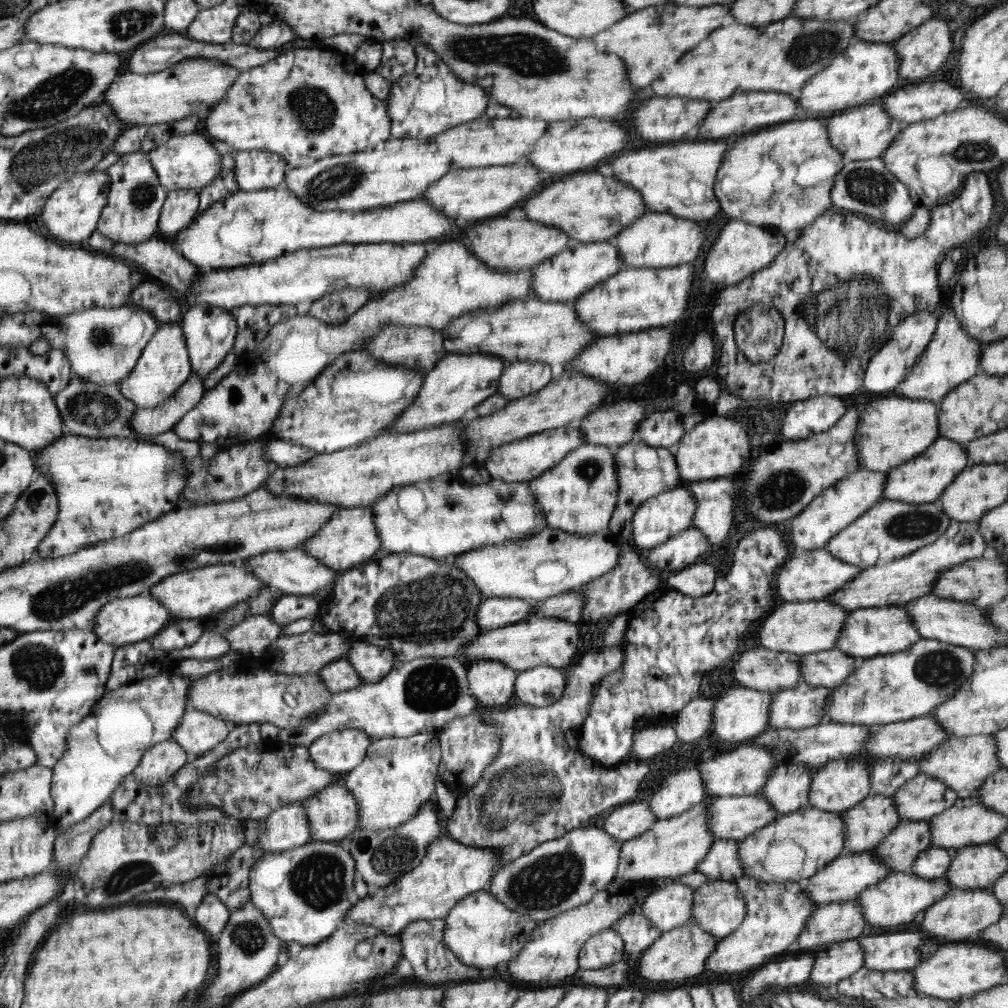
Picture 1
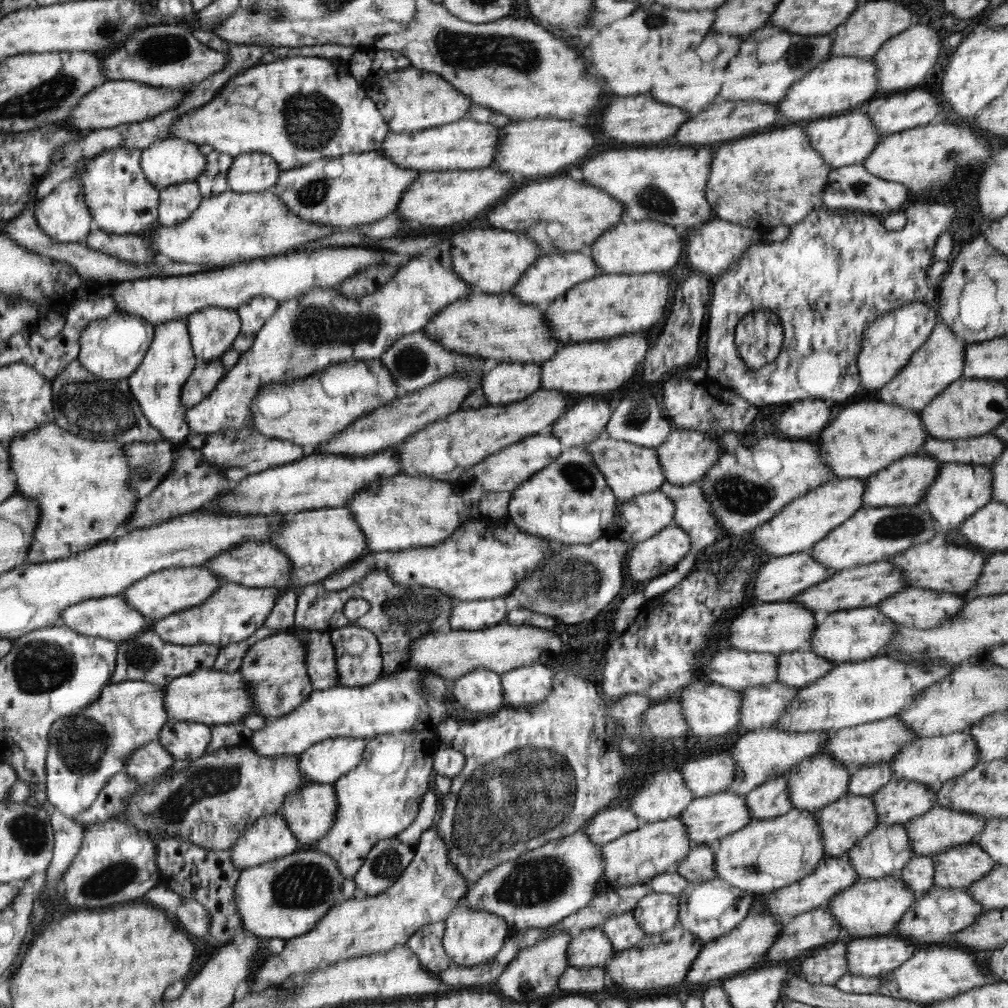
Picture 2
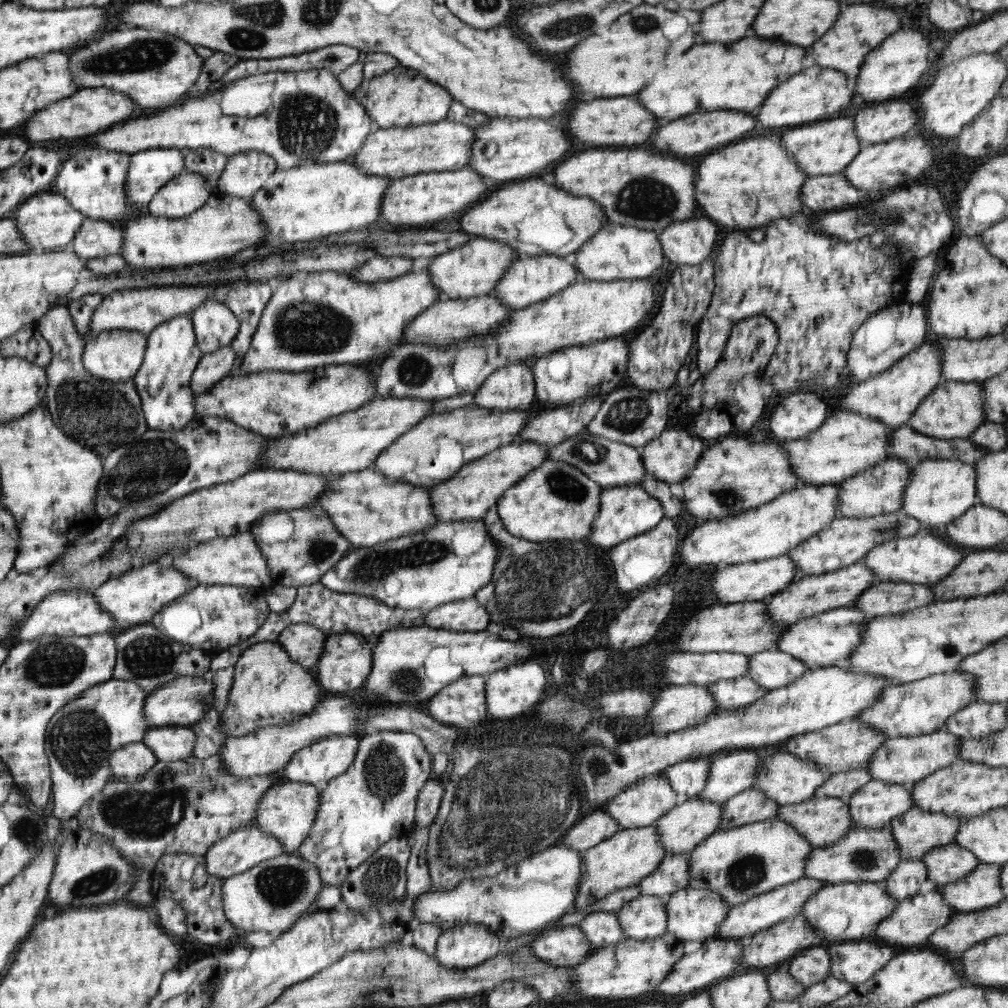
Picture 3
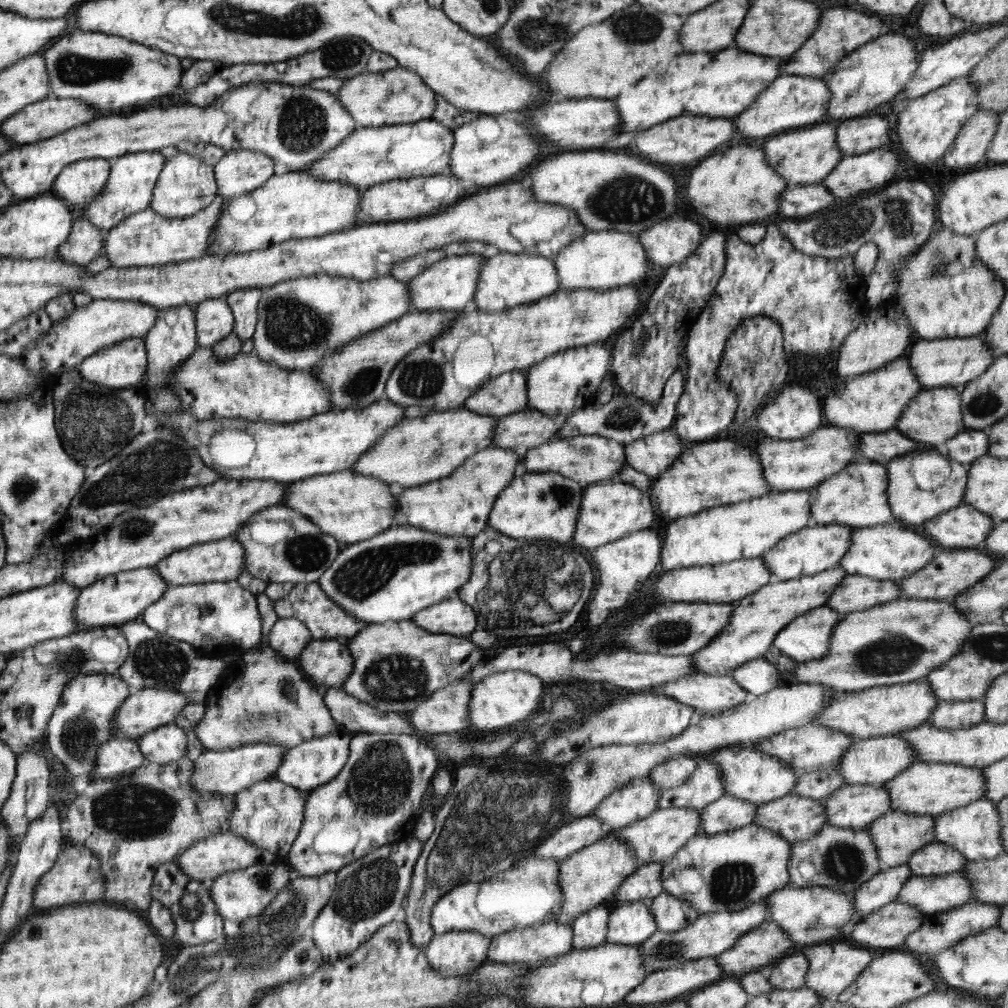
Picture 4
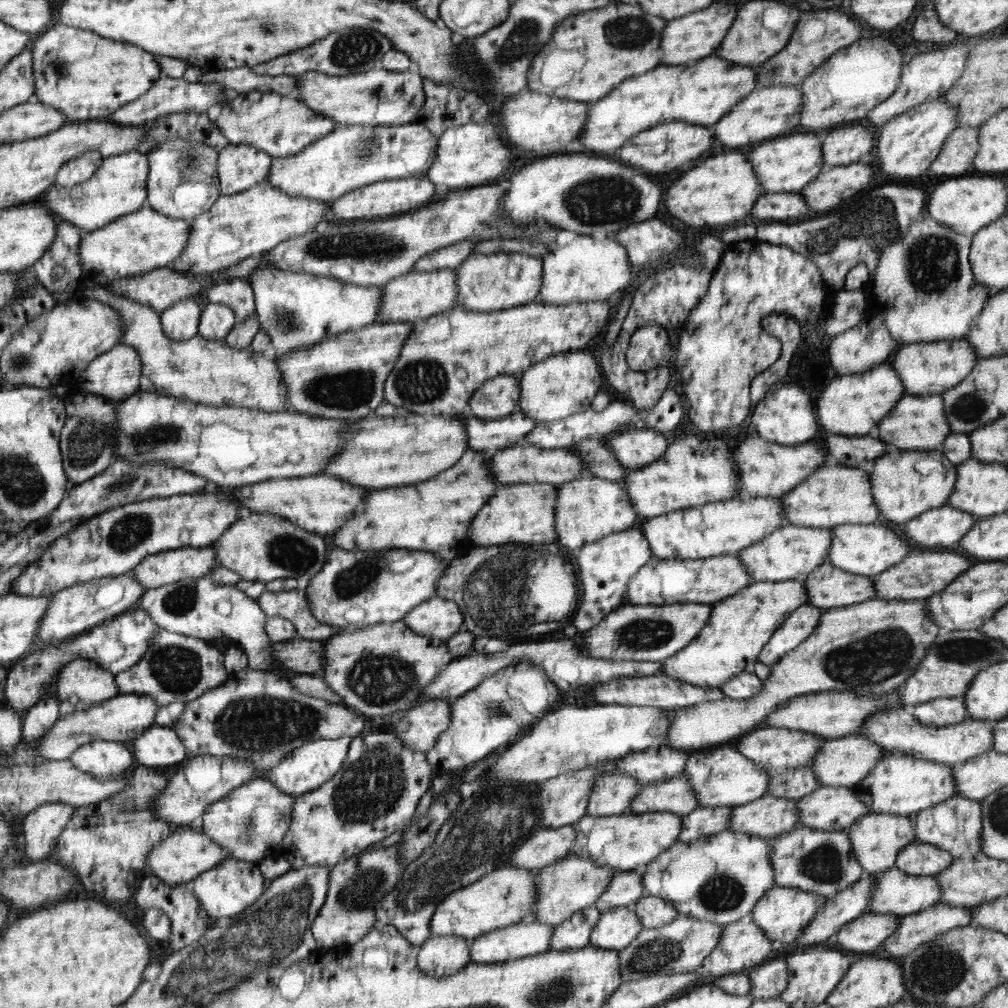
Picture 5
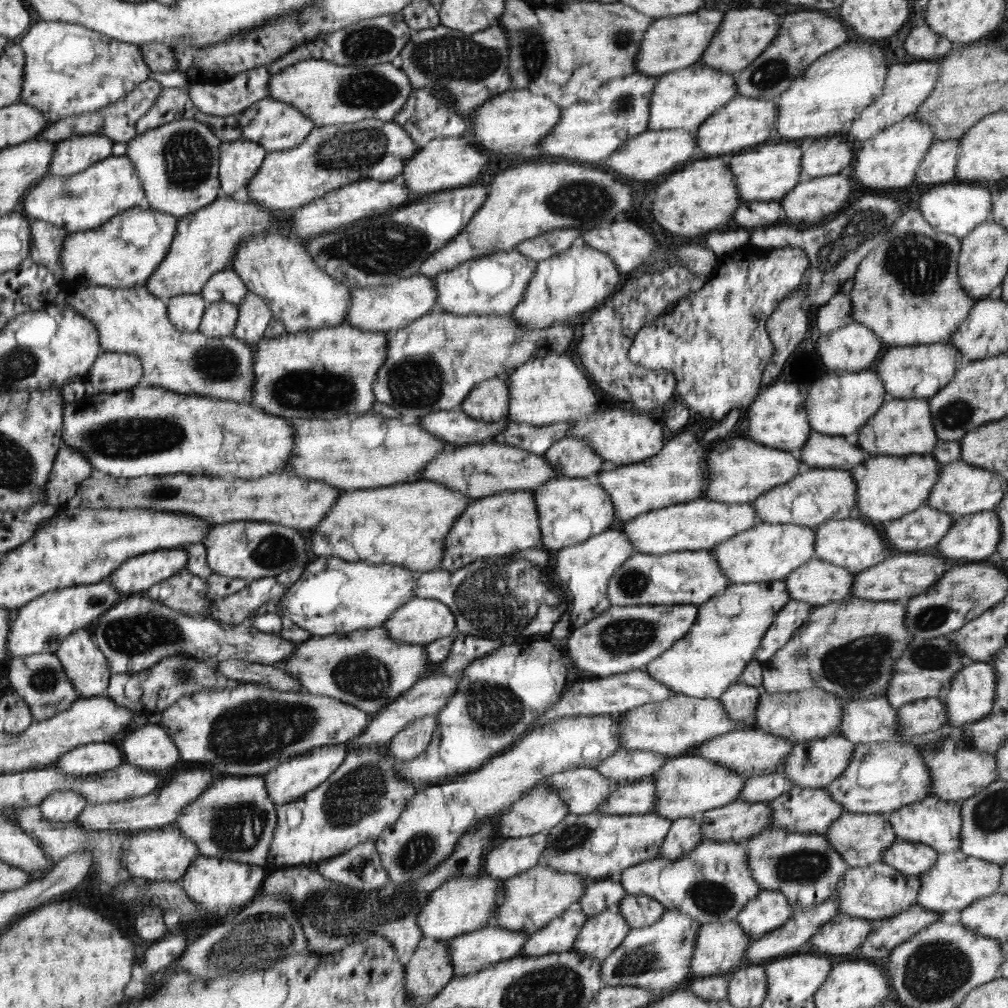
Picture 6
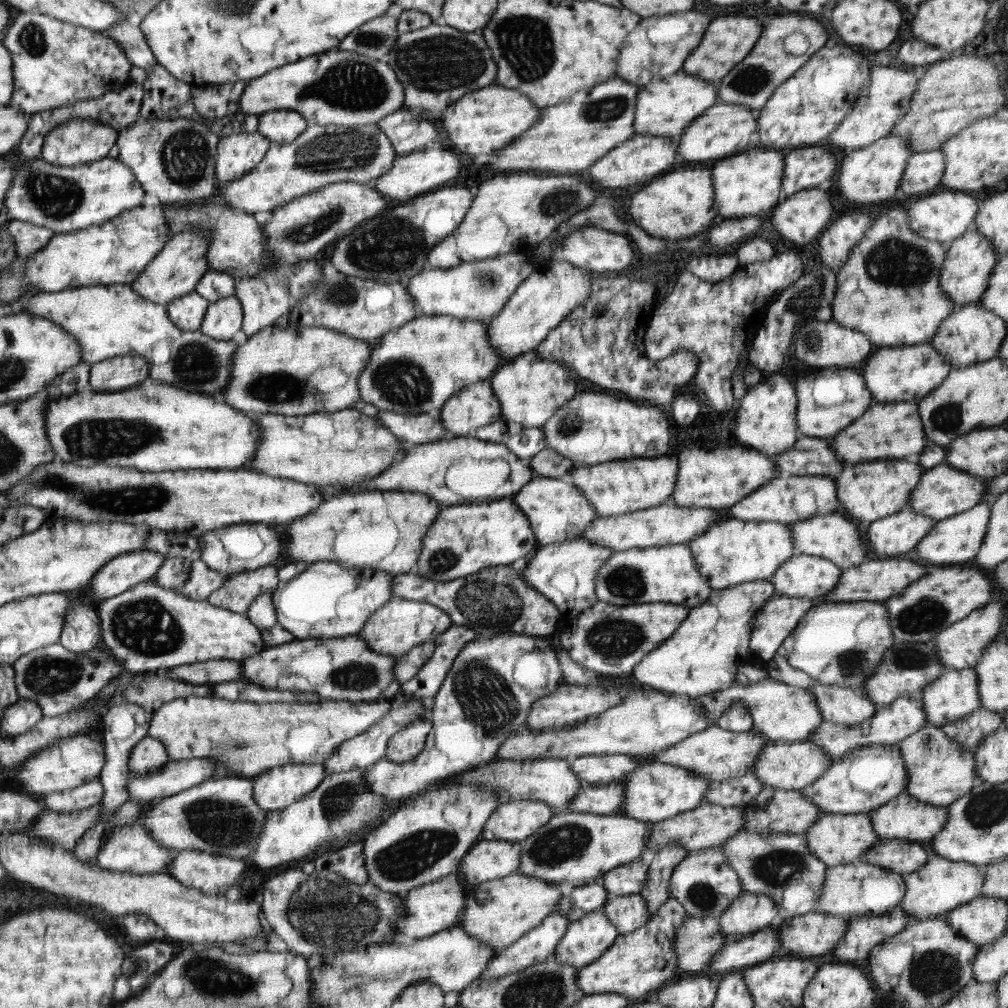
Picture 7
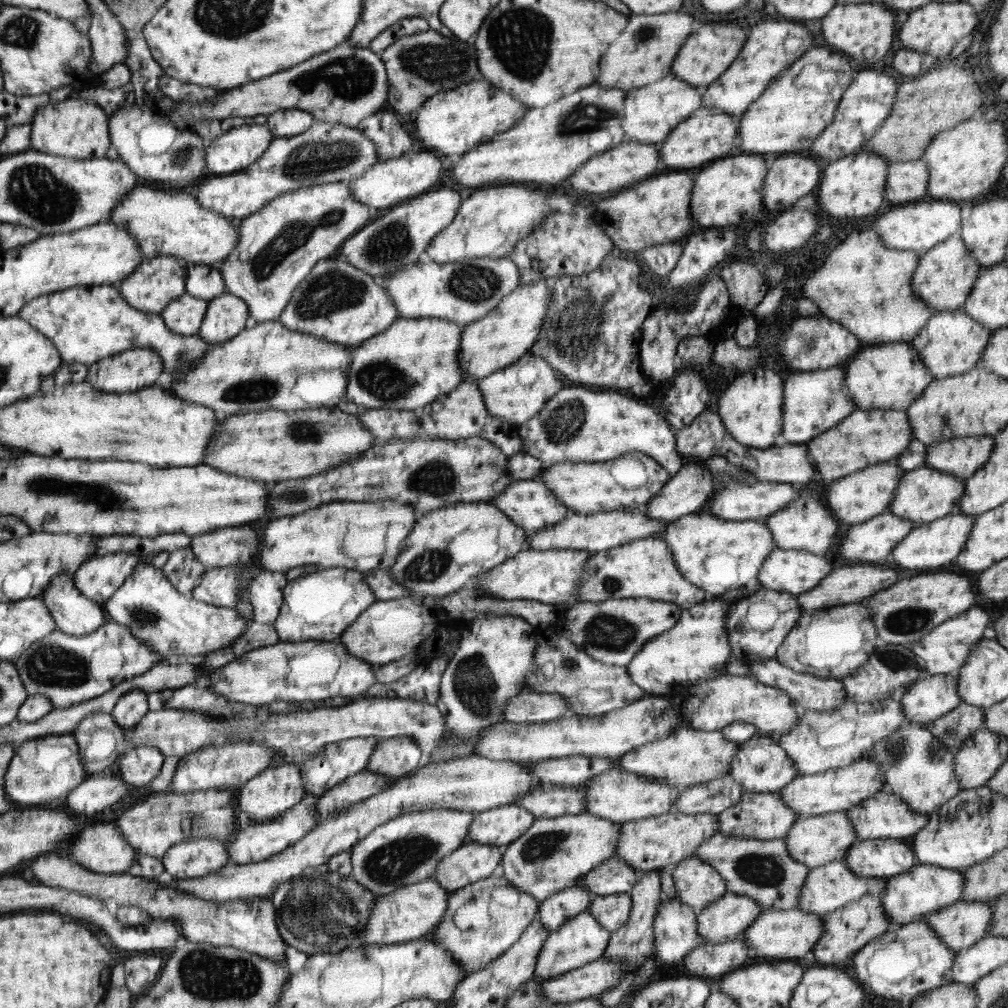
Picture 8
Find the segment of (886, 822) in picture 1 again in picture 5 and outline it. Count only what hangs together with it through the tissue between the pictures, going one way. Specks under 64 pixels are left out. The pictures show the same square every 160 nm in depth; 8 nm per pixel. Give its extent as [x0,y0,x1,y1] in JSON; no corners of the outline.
[728,795,799,840]

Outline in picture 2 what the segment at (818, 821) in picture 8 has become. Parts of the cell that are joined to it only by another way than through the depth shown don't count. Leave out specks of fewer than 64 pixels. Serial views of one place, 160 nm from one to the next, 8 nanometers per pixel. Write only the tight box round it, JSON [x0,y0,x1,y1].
[904,807,986,856]

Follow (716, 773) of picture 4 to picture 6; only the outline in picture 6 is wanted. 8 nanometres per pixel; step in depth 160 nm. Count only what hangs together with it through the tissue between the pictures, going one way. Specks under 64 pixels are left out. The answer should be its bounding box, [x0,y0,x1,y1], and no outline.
[598,777,656,815]

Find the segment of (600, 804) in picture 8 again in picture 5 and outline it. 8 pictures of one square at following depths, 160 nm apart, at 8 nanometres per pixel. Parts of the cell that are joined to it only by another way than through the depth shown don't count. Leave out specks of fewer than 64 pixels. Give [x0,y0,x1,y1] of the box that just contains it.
[682,743,770,808]

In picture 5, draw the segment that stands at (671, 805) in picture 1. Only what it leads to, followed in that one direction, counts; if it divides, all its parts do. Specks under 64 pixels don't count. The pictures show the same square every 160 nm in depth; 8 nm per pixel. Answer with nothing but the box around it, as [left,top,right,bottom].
[586,772,641,816]

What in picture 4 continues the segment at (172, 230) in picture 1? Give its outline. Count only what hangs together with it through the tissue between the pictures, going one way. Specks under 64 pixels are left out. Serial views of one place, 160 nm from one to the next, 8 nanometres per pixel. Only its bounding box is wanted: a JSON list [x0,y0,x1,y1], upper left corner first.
[150,151,216,218]

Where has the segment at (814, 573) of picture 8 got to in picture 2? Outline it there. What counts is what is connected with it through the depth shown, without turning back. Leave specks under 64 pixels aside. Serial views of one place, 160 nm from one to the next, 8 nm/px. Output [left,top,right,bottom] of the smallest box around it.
[876,587,968,628]

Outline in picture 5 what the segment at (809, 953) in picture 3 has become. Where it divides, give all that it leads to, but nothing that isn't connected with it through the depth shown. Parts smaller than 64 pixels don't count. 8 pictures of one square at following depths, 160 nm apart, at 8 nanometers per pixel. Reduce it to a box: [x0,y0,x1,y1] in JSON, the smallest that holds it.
[745,959,789,1000]

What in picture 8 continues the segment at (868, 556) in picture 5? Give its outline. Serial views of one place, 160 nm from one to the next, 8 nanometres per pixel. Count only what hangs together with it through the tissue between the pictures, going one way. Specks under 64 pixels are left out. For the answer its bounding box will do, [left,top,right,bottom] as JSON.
[764,494,842,555]

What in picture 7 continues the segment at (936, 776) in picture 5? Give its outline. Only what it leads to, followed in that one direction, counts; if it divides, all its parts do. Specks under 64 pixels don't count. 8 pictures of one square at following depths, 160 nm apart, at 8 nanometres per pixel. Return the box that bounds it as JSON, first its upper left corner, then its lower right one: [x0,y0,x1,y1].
[800,744,906,814]

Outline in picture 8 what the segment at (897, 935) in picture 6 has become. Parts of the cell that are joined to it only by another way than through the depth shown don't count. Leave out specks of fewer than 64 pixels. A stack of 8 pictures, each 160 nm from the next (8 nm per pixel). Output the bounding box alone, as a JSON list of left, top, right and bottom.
[811,895,892,966]

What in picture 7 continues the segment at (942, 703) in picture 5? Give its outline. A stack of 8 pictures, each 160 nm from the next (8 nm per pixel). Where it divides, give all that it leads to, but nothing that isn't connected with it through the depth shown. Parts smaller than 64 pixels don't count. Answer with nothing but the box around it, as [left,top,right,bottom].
[809,695,928,762]

